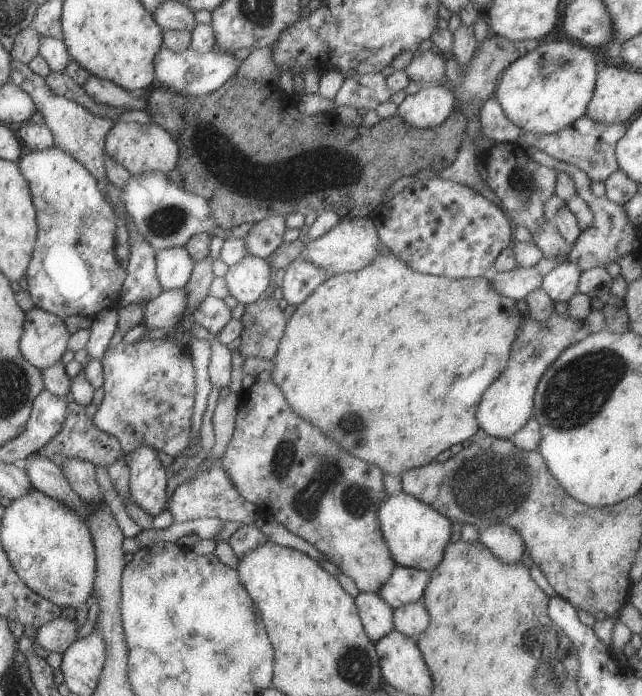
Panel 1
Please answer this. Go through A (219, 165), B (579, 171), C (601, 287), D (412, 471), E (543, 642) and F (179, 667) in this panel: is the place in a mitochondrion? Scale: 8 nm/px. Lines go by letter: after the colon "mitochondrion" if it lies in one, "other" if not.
A: other
B: other
C: other
D: other
E: mitochondrion
F: other

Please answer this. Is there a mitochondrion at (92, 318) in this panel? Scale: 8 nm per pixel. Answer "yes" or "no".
no

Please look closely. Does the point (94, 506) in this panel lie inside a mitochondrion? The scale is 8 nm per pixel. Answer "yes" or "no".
no

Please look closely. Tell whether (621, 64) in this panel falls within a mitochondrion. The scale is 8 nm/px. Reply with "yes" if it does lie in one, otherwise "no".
no

